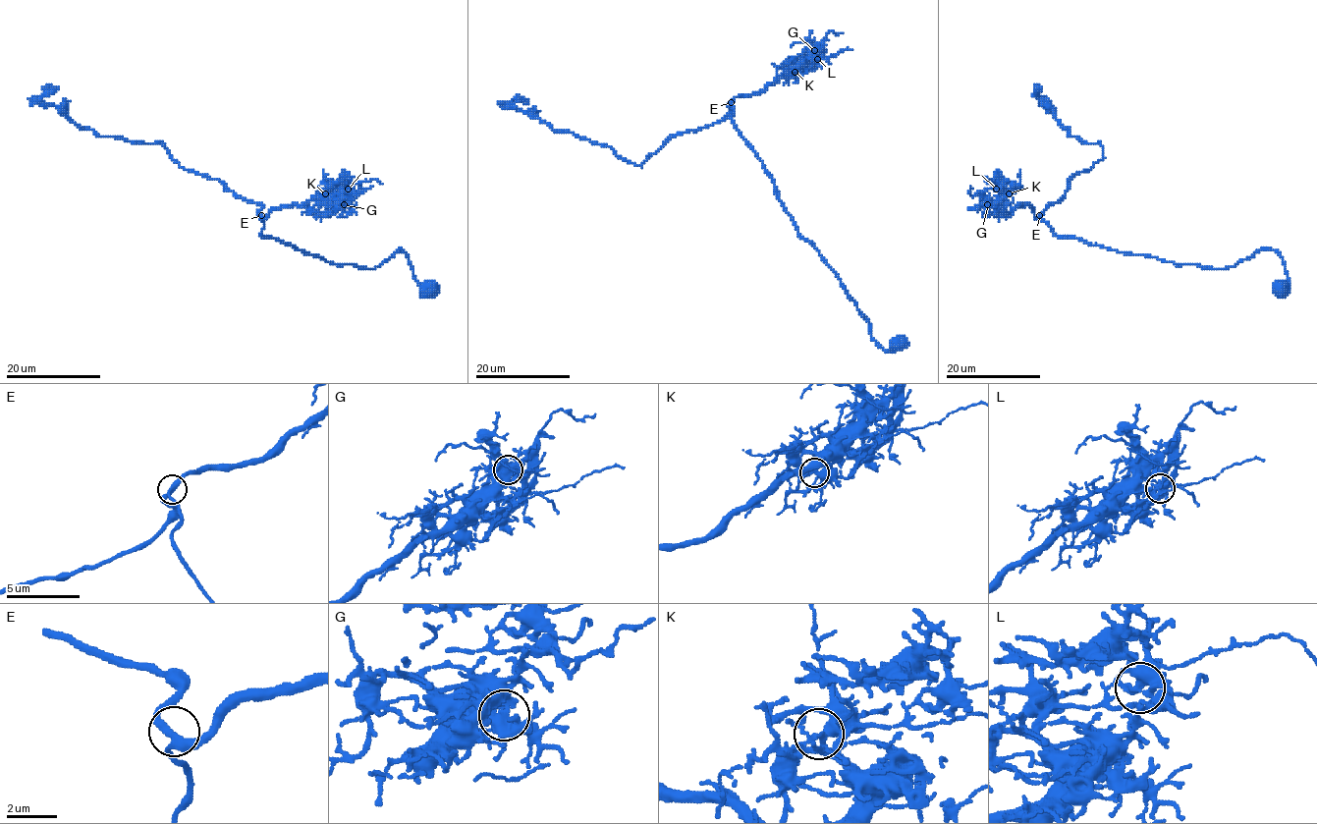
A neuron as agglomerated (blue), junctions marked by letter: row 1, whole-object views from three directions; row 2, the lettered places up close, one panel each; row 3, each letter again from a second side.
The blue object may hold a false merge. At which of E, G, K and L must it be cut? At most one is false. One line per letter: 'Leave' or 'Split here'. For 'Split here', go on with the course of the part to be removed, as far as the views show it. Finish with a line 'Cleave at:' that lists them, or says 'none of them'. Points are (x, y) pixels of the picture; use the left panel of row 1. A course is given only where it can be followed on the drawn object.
E: Leave
G: Leave
K: Leave
L: Split here. Course of the part to remove: (348, 189), (352, 189), (356, 196), (372, 187)
Cleave at: L

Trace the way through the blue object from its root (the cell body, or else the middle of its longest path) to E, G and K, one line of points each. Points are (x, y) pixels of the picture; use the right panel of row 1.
E: (1281, 291), (1288, 279), (1282, 257), (1273, 249), (1259, 249), (1218, 269), (1176, 264), (1059, 238), (1039, 215)
G: (1281, 291), (1288, 279), (1273, 249), (1218, 269), (1176, 264), (1059, 238), (1029, 205), (1007, 212), (987, 204)
K: (1281, 291), (1288, 279), (1273, 249), (1218, 269), (1124, 254), (1059, 238), (1029, 205), (1008, 212), (1009, 193)

